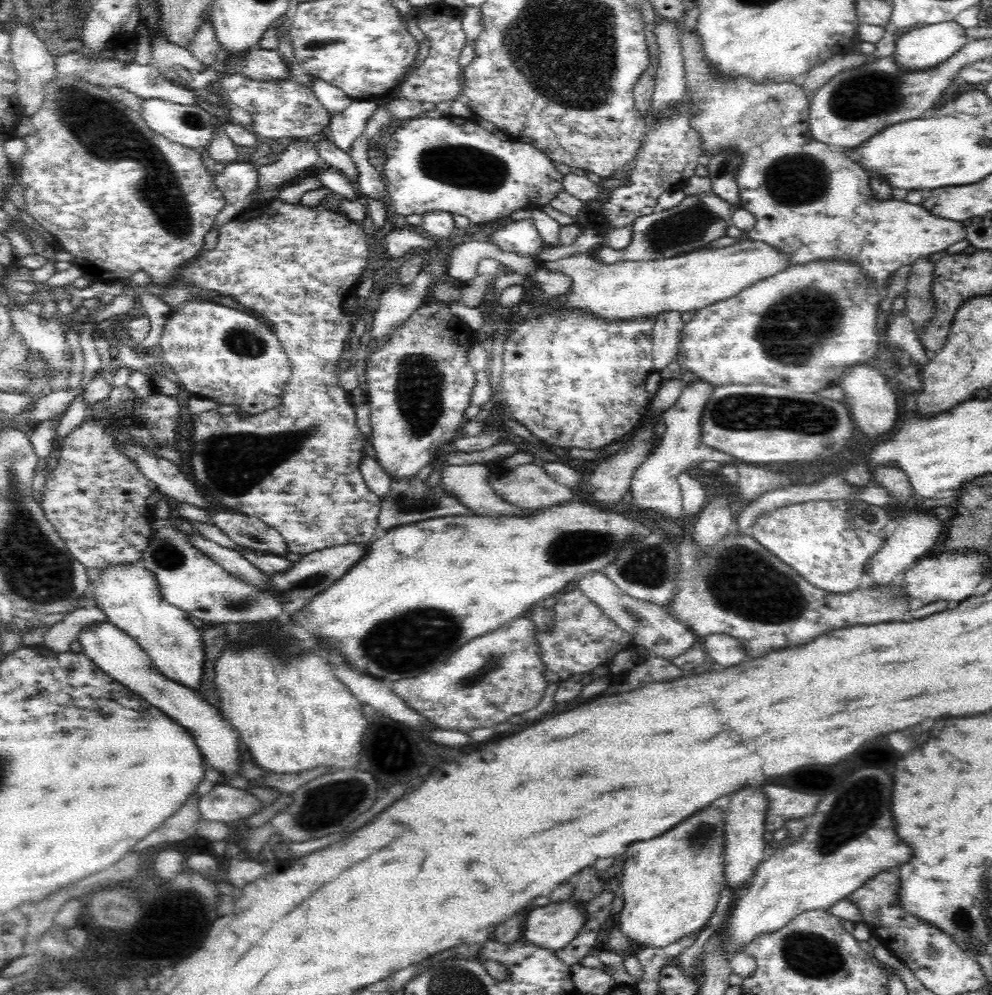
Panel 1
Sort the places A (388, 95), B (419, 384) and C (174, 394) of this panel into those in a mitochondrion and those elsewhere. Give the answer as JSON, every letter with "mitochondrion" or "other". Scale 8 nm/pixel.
{"A":"other","B":"mitochondrion","C":"other"}

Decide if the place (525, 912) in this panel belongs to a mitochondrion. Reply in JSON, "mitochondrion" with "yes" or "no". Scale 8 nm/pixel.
{"mitochondrion":"no"}

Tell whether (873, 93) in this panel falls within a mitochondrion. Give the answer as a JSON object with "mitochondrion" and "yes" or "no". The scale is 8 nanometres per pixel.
{"mitochondrion":"yes"}

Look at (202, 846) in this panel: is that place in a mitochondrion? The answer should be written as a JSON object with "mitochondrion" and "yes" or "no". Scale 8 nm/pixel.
{"mitochondrion":"no"}

